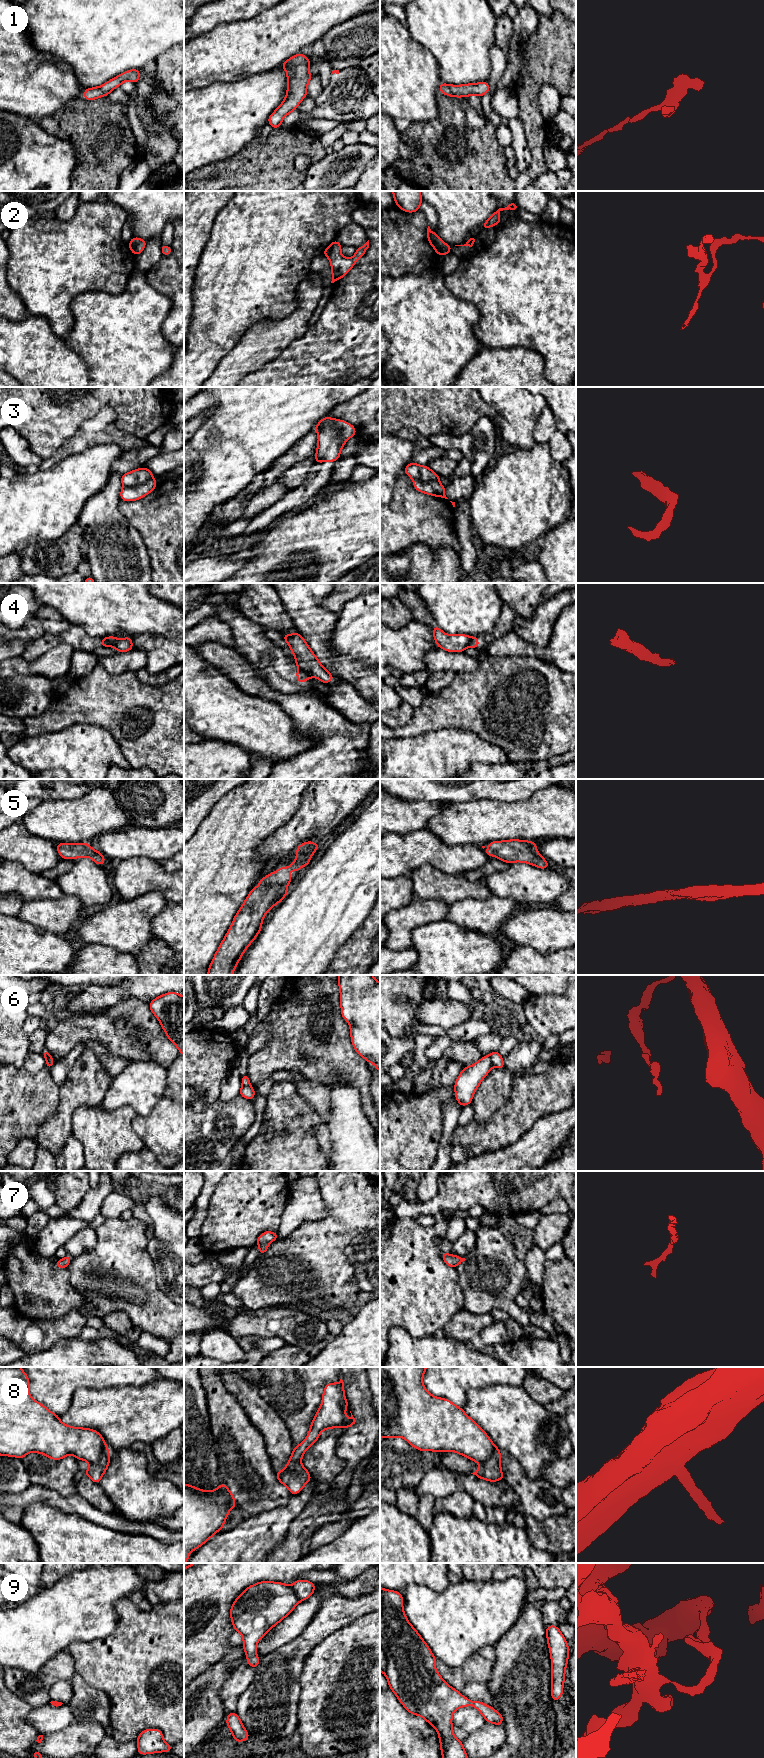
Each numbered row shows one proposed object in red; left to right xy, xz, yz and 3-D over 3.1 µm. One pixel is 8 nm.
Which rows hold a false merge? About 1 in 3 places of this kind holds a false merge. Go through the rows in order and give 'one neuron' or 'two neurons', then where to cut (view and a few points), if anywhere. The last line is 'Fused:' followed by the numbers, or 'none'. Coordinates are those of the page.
1: one neuron; no cut
2: one neuron; no cut
3: two neurons; cut in xz along (317, 431), (331, 424), (337, 429), (342, 446)
4: two neurons; cut in xz along (299, 669), (310, 675)
5: one neuron; no cut
6: two neurons; cut in yz along (488, 1056), (493, 1065)
7: one neuron; no cut
8: two neurons; cut in xy along (106, 1447), (96, 1461), (88, 1462)
9: one neuron; no cut
Fused: 3, 4, 6, 8

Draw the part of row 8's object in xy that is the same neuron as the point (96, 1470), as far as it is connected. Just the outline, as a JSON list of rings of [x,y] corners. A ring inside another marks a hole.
[[[106,1448],[100,1459],[95,1462],[88,1462],[90,1464],[90,1467],[83,1471],[85,1475],[87,1475],[94,1483],[99,1484],[102,1476],[106,1472],[109,1463],[110,1463],[110,1455],[109,1455],[109,1448]]]

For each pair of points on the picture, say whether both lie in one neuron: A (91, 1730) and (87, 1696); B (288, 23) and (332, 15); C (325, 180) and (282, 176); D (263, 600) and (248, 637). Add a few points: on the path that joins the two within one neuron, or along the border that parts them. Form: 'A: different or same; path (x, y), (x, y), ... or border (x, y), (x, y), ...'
A: different; border (76, 1720), (83, 1722), (96, 1721), (105, 1728)
B: same; path (299, 20), (305, 15), (321, 15)
C: different; border (307, 170), (303, 180)
D: different; border (238, 607), (245, 616), (264, 628)

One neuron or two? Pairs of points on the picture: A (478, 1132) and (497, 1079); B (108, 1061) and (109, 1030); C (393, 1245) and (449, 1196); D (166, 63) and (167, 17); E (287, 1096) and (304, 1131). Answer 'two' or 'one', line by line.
A: two
B: two
C: two
D: two
E: one

